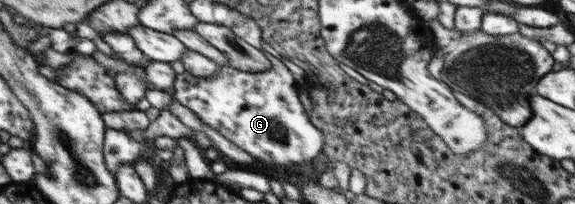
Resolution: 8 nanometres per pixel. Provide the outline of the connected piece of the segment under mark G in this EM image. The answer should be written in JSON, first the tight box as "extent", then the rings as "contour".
{"extent":[173,49,324,167],"contour":[[[262,49],[272,68],[261,73],[247,73],[232,67],[220,67],[218,75],[204,79],[186,70],[176,75],[173,97],[193,111],[206,125],[255,159],[292,167],[318,157],[324,147],[324,133],[306,114],[298,98],[299,85],[287,67]]]}

